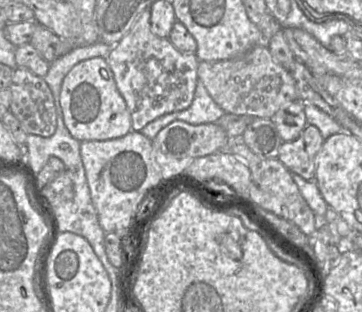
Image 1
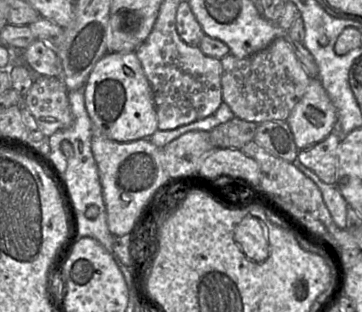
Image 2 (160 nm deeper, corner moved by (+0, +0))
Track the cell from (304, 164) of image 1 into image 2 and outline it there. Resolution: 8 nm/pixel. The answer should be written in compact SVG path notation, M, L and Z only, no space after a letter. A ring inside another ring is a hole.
M331 133L313 146L299 150L297 159L323 182L336 184L338 163L336 151L340 141L335 133Z

